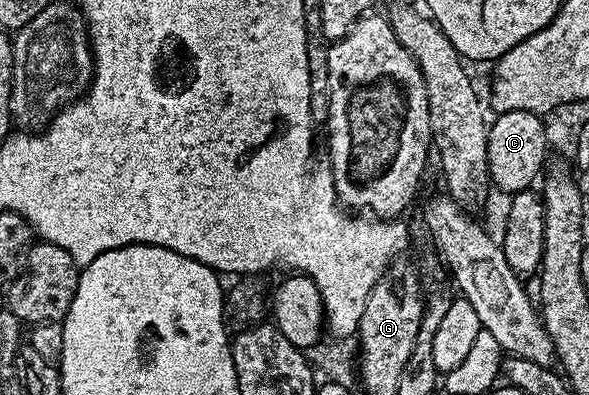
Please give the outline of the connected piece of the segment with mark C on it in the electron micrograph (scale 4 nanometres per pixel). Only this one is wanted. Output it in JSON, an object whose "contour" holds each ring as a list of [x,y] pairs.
{"contour":[[[513,110],[497,115],[489,123],[486,132],[486,155],[491,183],[497,189],[499,186],[506,196],[531,189],[542,170],[542,165],[546,162],[546,138],[547,123],[537,114]]]}

